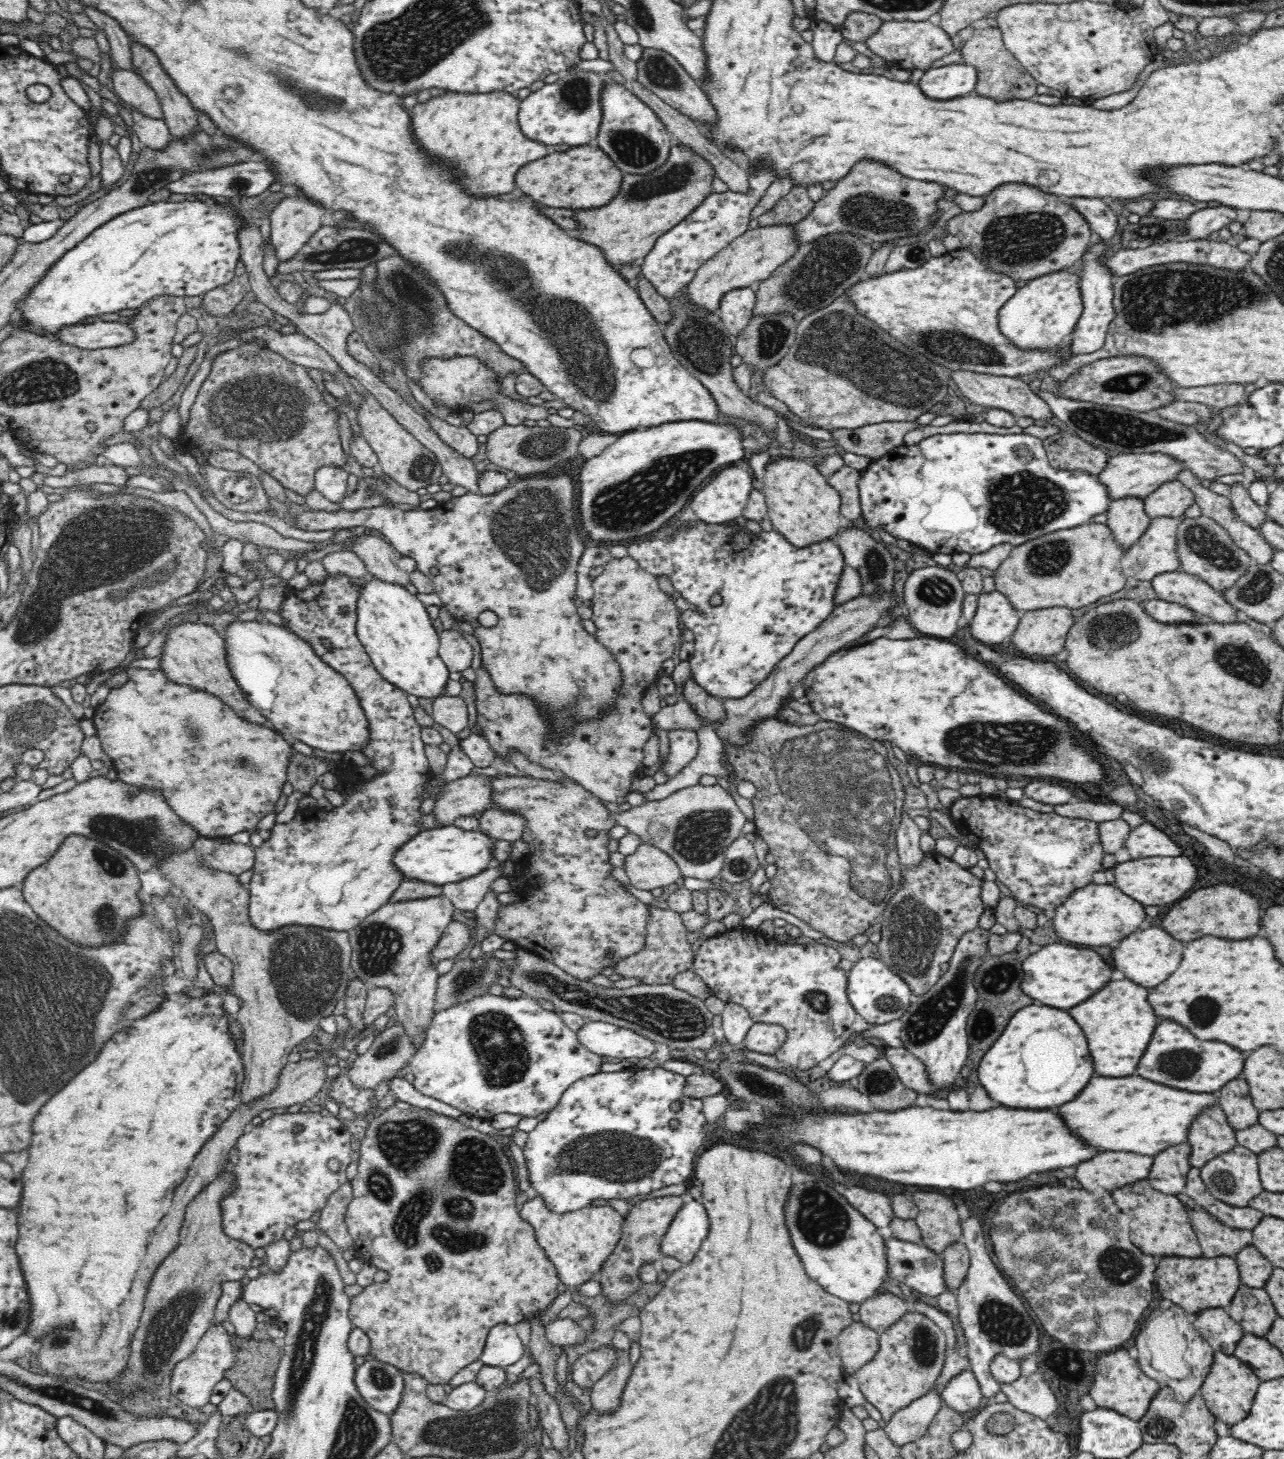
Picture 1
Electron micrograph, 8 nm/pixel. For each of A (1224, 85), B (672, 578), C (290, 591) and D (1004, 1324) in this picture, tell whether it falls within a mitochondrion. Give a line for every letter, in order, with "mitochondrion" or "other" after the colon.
A: other
B: other
C: other
D: mitochondrion

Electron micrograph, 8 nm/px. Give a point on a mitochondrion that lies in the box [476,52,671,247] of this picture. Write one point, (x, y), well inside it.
(637, 150)

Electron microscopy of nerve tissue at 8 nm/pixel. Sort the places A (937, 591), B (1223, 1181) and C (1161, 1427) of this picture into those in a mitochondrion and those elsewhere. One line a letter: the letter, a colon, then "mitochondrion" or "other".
A: mitochondrion
B: mitochondrion
C: mitochondrion

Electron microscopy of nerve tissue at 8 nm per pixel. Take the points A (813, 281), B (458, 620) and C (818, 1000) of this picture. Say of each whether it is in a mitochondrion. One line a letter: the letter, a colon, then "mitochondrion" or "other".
A: mitochondrion
B: other
C: mitochondrion

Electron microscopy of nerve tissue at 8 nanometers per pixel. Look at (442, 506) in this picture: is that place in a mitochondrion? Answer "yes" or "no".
no

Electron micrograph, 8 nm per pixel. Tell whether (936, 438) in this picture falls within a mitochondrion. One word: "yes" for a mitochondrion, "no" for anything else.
no

